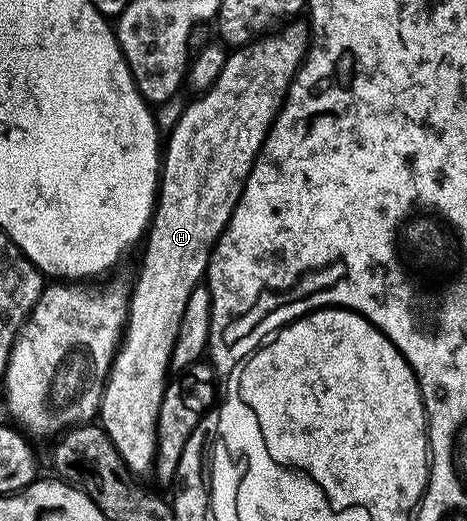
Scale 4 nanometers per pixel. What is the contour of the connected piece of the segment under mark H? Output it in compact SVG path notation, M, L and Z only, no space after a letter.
M289 22L271 34L261 36L259 40L235 49L222 66L222 74L218 74L208 91L196 98L193 104L192 101L185 103L180 121L171 125L169 132L172 133L169 136L167 133L156 210L142 244L144 257L140 260L140 277L136 285L133 283L130 288L128 321L124 324L124 335L108 371L98 413L100 427L114 442L122 462L133 474L151 473L154 468L158 412L170 379L172 351L174 342L178 342L178 330L186 314L186 301L208 275L212 251L228 227L234 206L244 193L244 183L256 161L256 155L268 137L270 126L284 107L292 79L308 54L310 28L307 23L300 23Z

